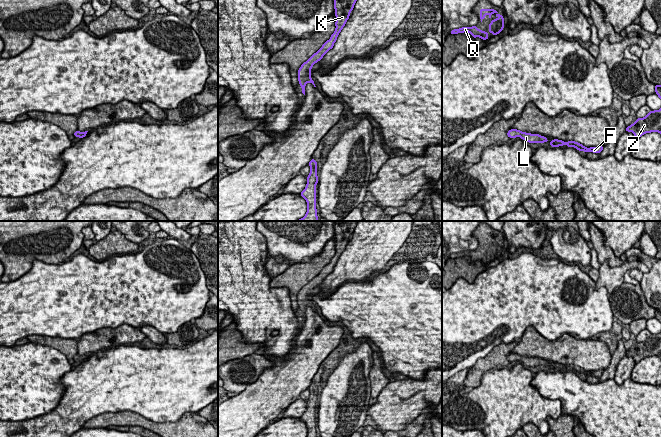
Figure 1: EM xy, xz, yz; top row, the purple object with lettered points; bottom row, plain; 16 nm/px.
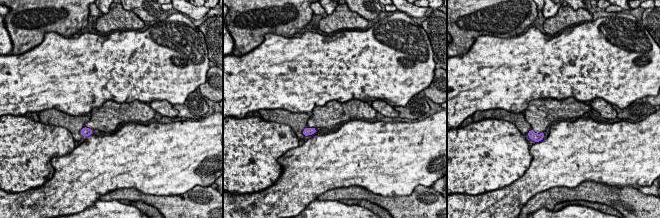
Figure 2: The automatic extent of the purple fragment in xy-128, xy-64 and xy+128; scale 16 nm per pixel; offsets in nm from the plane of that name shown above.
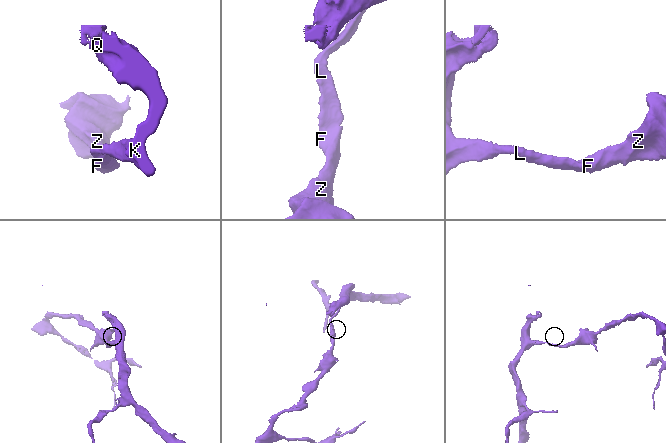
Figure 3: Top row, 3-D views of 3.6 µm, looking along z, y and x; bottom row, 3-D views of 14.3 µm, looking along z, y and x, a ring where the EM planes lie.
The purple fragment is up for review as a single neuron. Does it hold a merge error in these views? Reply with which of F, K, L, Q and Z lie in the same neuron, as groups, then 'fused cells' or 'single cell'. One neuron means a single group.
groups F K L Q Z; single cell

